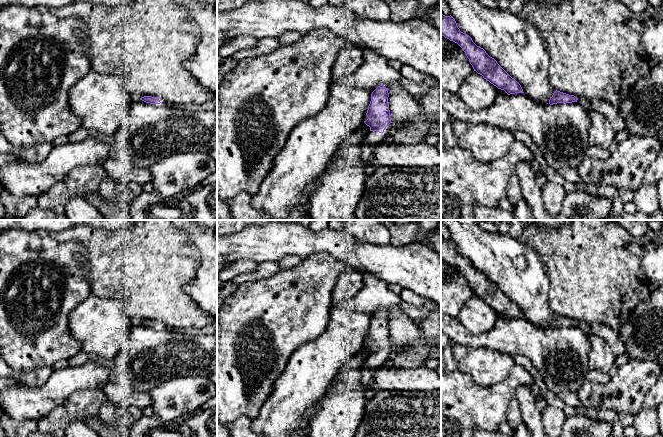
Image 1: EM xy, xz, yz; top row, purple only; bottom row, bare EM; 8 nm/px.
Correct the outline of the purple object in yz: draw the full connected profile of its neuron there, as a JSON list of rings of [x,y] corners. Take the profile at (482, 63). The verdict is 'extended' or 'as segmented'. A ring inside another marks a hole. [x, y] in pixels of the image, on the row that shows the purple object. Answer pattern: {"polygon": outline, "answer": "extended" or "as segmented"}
{"polygon": [[[441,13],[441,35],[457,43],[465,52],[474,71],[498,89],[504,90],[508,95],[524,93],[521,85],[494,58],[477,46],[469,35],[460,31],[451,15],[445,16]]], "answer": "as segmented"}

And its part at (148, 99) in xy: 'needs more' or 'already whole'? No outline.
needs more

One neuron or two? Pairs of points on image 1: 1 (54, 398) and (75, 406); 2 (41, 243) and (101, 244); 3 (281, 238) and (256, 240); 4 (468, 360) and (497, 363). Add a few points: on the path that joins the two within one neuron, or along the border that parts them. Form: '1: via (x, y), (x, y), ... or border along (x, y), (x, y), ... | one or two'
1: border along (85, 389), (76, 391), (46, 416) | two
2: border along (60, 241), (78, 240), (85, 247), (83, 268) | two
3: via (275, 240), (262, 240) | one
4: via (475, 362), (490, 363) | one

